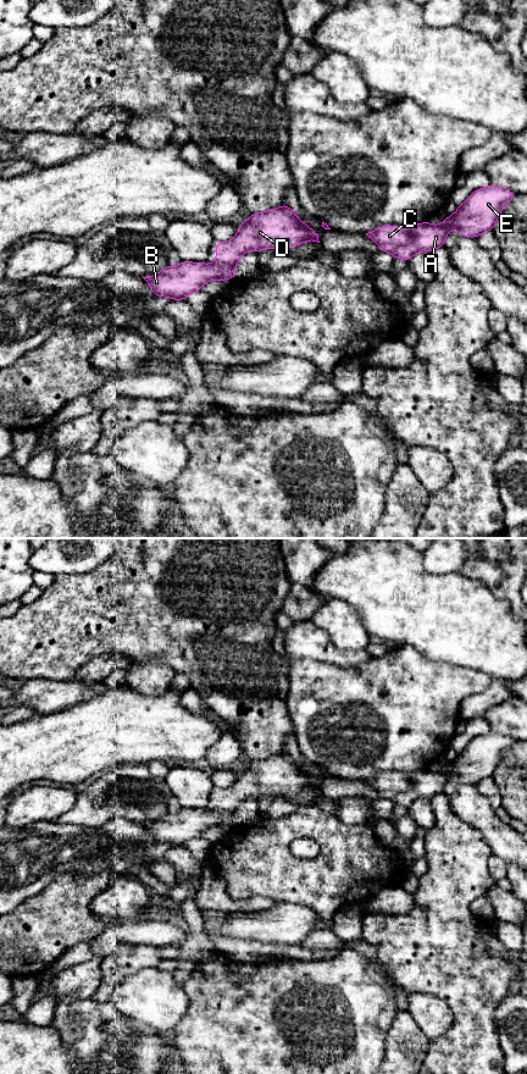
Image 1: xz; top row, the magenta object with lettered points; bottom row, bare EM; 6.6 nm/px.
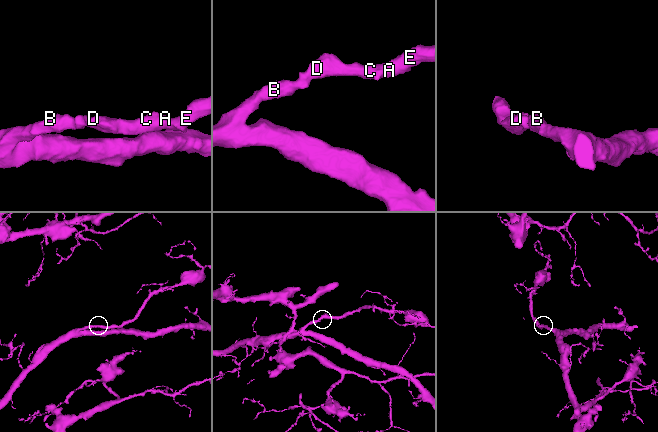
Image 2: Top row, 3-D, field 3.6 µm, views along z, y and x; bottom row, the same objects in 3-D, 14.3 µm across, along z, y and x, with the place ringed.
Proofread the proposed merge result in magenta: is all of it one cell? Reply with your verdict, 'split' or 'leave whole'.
leave whole

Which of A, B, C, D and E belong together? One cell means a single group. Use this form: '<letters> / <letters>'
A B C D E

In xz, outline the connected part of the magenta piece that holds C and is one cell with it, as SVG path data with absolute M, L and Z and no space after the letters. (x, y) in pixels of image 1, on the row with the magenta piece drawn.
M489 184L475 190L440 226L428 221L412 227L382 226L366 236L378 244L379 251L387 251L395 259L409 261L418 251L431 253L444 247L445 238L453 227L461 236L471 238L492 231L503 207L516 195L506 188Z

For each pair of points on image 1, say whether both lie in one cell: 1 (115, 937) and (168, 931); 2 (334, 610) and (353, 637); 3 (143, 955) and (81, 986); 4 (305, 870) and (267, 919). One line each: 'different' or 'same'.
1: same
2: same
3: different
4: different

